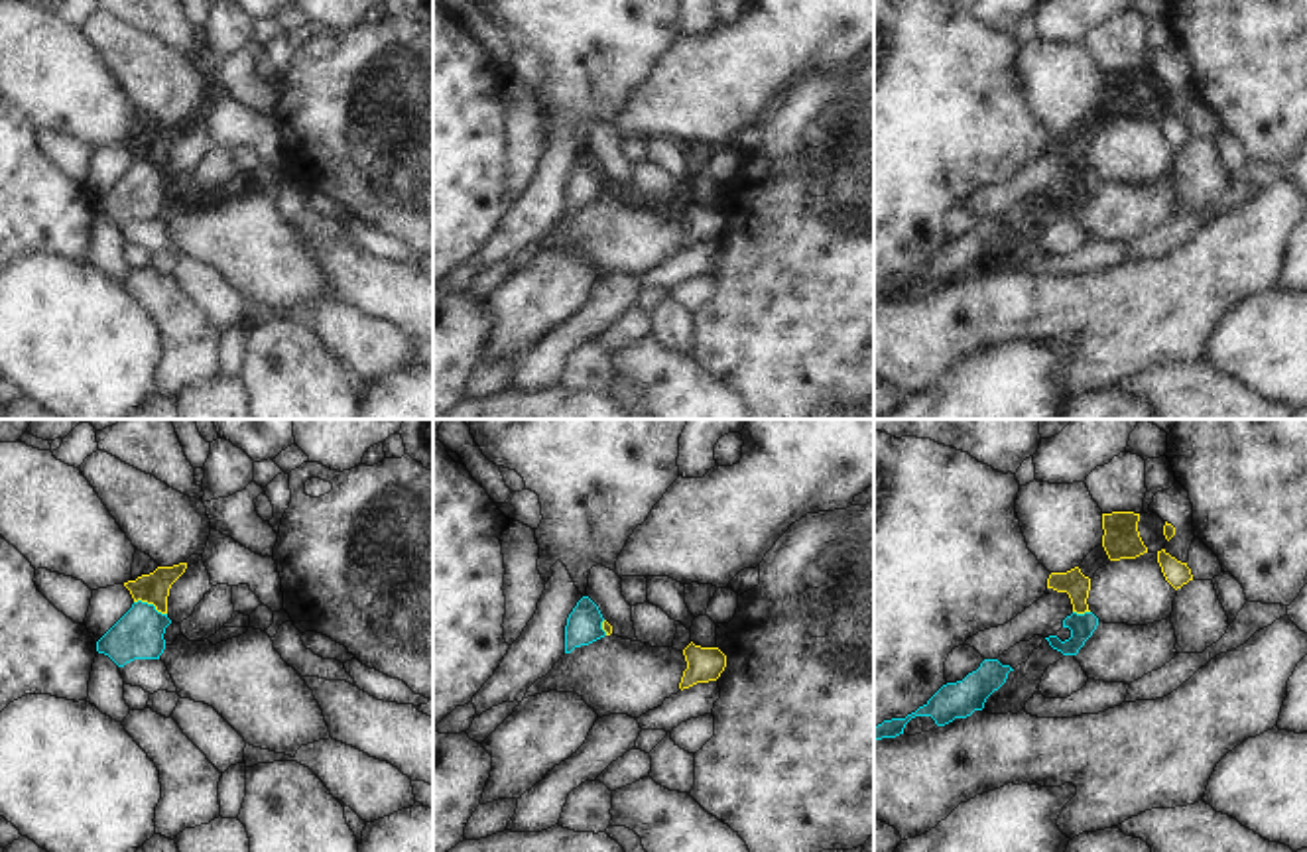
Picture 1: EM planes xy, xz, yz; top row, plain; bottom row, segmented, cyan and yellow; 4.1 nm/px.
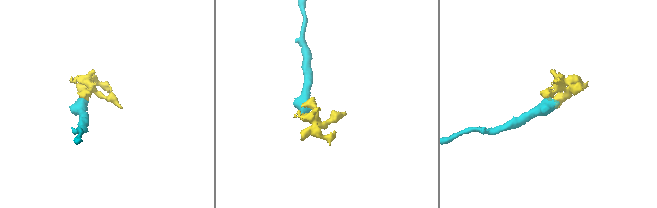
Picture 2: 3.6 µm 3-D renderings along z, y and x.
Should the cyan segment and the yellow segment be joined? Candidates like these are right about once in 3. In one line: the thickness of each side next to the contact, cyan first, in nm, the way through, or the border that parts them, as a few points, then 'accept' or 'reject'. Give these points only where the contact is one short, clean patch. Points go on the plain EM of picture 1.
200 nm thick on the cyan side, 130 nm on the other; border along xy (134, 160), (146, 160), (166, 174); reject

